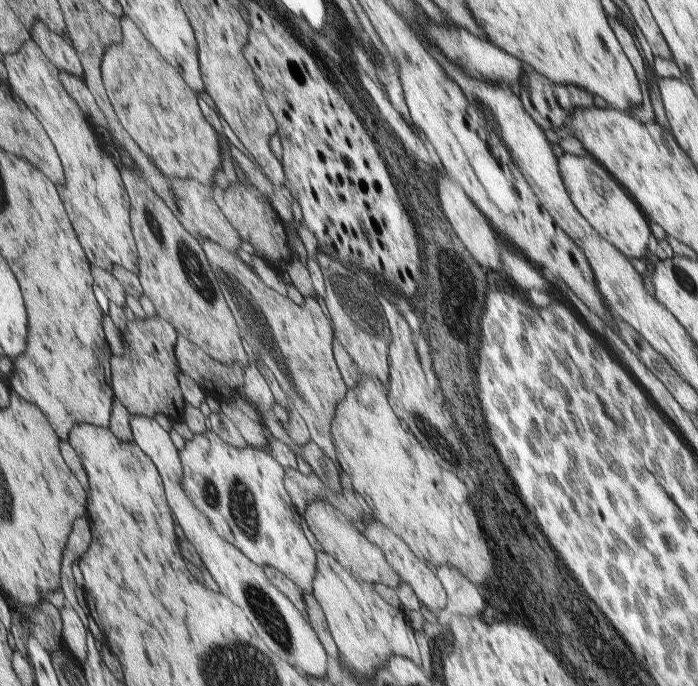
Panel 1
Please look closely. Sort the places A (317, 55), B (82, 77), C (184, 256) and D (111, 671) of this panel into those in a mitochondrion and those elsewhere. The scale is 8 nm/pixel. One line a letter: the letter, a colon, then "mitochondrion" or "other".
A: other
B: other
C: mitochondrion
D: other

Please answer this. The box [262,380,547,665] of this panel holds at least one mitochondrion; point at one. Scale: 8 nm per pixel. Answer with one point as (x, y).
(430, 430)

